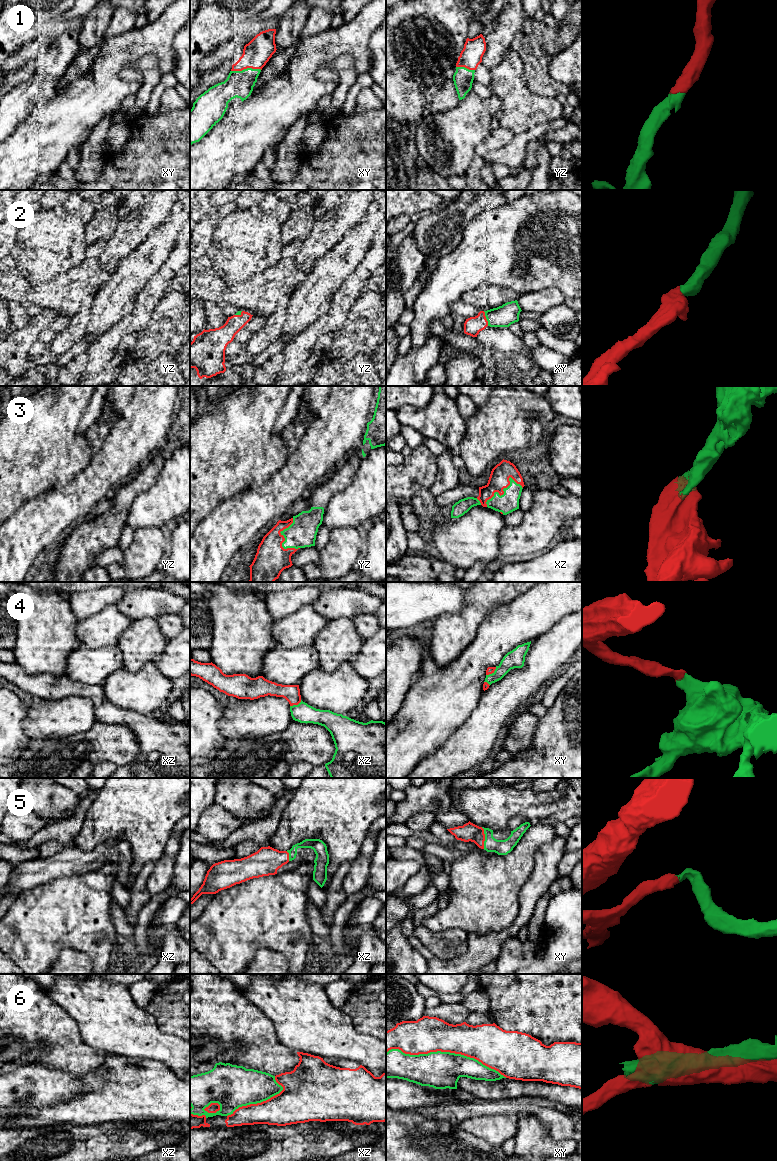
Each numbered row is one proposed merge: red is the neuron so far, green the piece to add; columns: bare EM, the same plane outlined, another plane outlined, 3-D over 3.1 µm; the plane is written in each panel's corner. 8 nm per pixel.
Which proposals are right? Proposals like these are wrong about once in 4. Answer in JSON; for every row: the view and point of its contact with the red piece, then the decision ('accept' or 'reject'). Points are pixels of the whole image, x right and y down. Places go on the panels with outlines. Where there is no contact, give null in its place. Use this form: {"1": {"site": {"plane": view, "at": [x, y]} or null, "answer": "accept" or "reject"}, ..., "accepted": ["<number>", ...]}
{"1": {"site": {"plane": "xy", "at": [246, 68]}, "answer": "accept"}, "2": {"site": {"plane": "xy", "at": [485, 318]}, "answer": "accept"}, "3": {"site": {"plane": "xz", "at": [502, 490]}, "answer": "accept"}, "4": {"site": {"plane": "xz", "at": [295, 704]}, "answer": "accept"}, "5": {"site": {"plane": "xy", "at": [484, 838]}, "answer": "accept"}, "6": {"site": {"plane": "xy", "at": [446, 1051]}, "answer": "reject"}, "accepted": ["1", "2", "3", "4", "5"]}

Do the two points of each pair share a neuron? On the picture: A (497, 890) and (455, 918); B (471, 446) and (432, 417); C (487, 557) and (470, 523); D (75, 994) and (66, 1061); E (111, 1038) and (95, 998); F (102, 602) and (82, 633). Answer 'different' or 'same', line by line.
A: same
B: different
C: same
D: different
E: same
F: different

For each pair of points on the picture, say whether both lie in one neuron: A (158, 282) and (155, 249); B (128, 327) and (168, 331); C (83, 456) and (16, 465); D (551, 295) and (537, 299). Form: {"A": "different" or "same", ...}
{"A": "different", "B": "different", "C": "same", "D": "same"}

